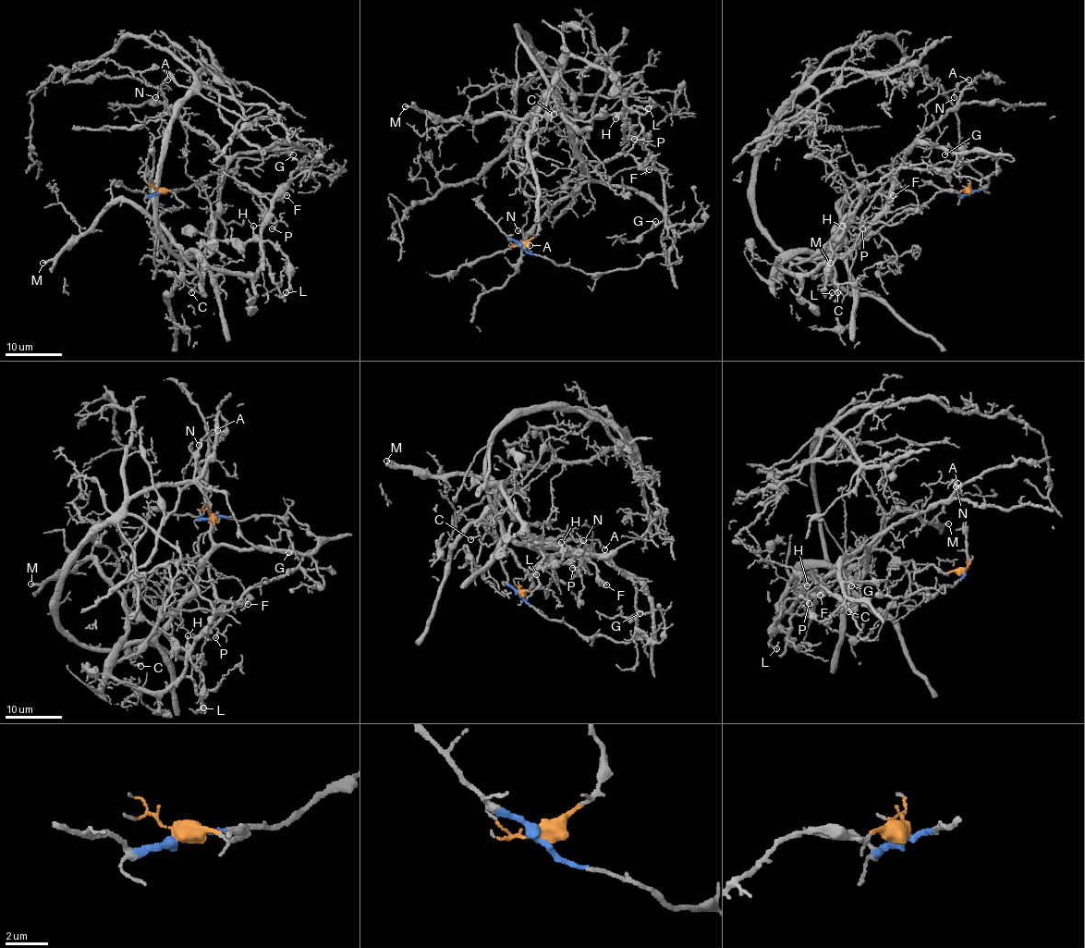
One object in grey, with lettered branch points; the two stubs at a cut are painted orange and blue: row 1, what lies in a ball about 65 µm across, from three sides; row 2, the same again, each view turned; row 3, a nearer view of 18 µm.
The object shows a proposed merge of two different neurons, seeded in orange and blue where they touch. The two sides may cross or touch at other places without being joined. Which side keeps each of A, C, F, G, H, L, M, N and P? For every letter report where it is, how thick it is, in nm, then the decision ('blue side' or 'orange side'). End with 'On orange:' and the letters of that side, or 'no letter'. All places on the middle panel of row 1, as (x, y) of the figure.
A: place (530, 245); calibre 100 nm; blue side
C: place (554, 114); calibre 120 nm; orange side
F: place (649, 169); calibre 240 nm; blue side
G: place (655, 221); calibre 100 nm; blue side
H: place (615, 118); calibre 140 nm; orange side
L: place (648, 108); calibre 100 nm; orange side
M: place (405, 106); calibre 260 nm; orange side
N: place (518, 230); calibre 130 nm; blue side
P: place (634, 139); calibre 70 nm; blue side
On orange: C, H, L, M

